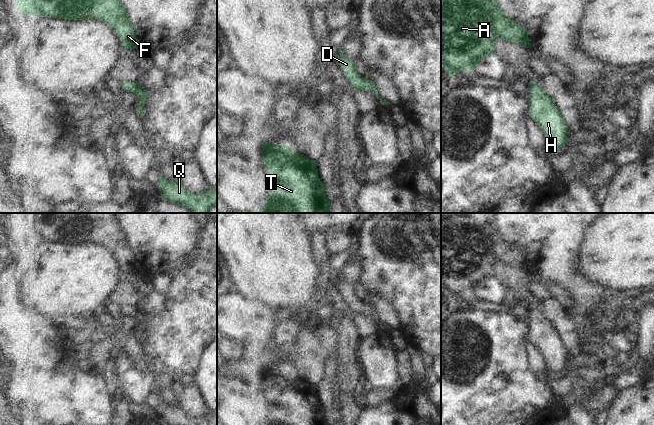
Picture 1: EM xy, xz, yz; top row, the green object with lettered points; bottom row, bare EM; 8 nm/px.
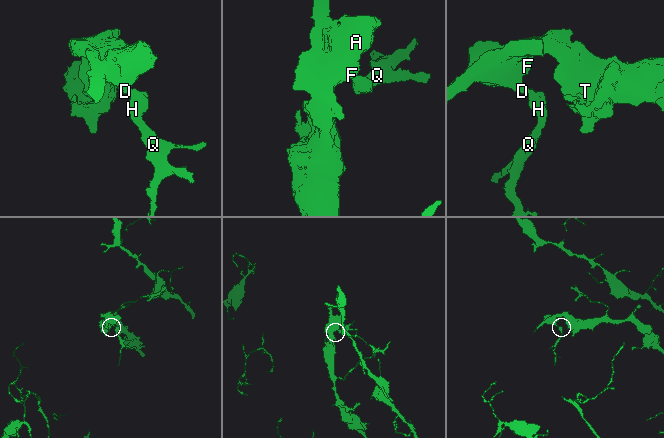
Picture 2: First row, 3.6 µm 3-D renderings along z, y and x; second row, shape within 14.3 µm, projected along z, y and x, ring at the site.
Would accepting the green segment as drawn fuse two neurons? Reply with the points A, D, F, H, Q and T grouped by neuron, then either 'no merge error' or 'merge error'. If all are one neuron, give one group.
groups A D F H Q T; no merge error

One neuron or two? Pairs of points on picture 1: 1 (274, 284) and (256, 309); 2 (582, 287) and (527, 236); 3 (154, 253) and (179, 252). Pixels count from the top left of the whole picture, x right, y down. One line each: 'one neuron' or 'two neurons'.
1: two neurons
2: one neuron
3: one neuron

